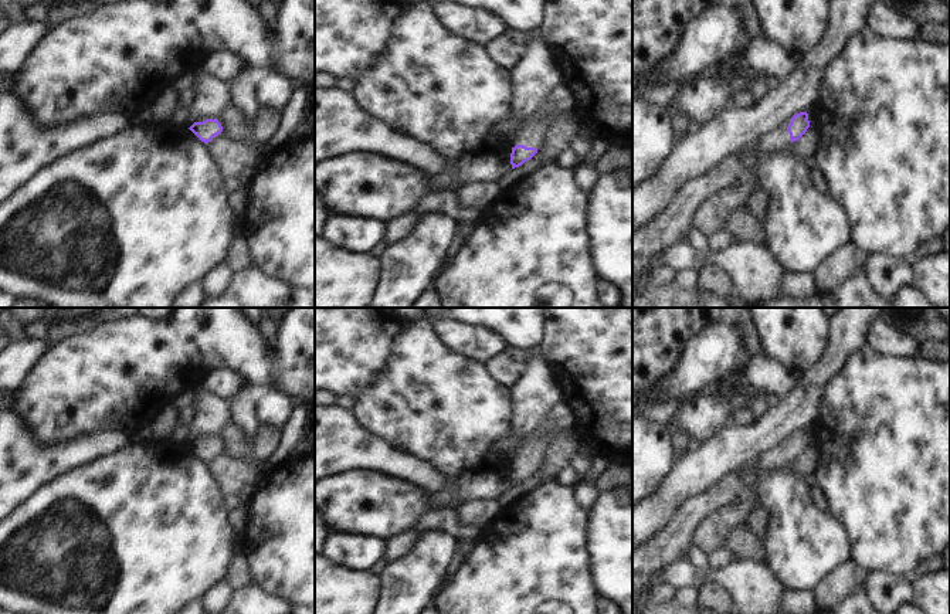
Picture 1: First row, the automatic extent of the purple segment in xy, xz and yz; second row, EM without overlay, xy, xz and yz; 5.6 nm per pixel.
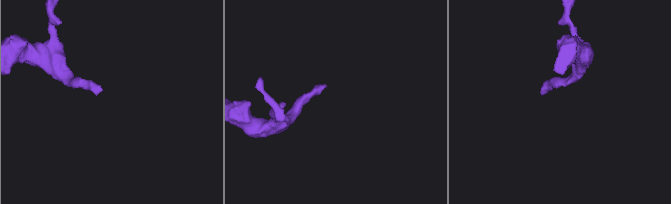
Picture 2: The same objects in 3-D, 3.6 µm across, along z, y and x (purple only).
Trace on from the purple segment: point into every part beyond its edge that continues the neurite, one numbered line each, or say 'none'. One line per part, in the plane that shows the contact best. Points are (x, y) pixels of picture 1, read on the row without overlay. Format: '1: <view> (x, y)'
1: xz (529, 454)

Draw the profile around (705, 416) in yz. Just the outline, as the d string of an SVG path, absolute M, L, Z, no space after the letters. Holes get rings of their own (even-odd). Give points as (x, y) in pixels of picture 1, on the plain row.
M726 393L722 398L712 397L698 397L693 401L688 403L674 418L672 423L676 424L676 430L688 430L691 434L689 451L695 450L699 444L705 442L719 430L734 424L733 411L729 407L726 400Z

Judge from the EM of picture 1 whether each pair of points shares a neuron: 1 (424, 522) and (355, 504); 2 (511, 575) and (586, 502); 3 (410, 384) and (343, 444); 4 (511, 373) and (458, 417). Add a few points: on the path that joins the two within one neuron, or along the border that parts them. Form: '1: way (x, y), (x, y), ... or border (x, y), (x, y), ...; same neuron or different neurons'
1: border (428, 511), (417, 519), (413, 528); different neurons
2: border (573, 487), (576, 501), (586, 511); different neurons
3: border (350, 411), (363, 427), (392, 445); different neurons
4: border (484, 365), (498, 382), (509, 389); different neurons

